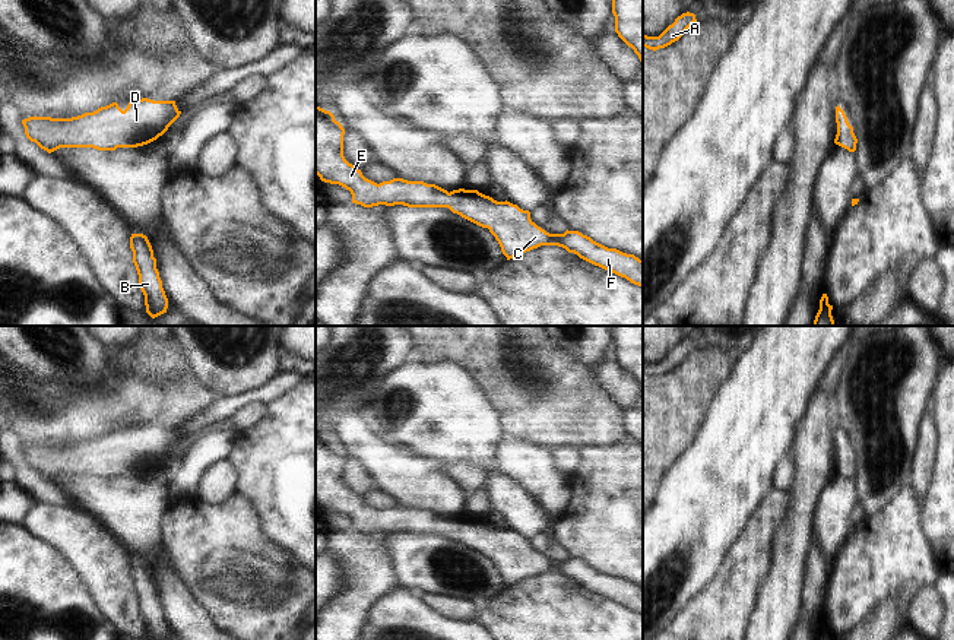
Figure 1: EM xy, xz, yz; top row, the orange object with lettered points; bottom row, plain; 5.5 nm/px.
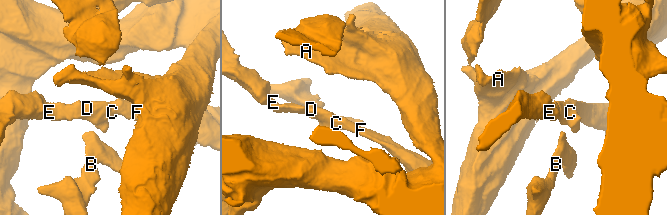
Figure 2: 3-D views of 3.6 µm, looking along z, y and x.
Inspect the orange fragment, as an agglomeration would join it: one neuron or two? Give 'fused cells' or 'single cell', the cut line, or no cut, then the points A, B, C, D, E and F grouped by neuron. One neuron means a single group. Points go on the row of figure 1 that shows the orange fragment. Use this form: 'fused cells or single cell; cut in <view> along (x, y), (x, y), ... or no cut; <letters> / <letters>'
single cell; no cut; A B C D E F

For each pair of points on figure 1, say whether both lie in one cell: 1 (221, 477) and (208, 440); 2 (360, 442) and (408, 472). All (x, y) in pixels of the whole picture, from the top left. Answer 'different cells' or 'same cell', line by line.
1: different cells
2: same cell

